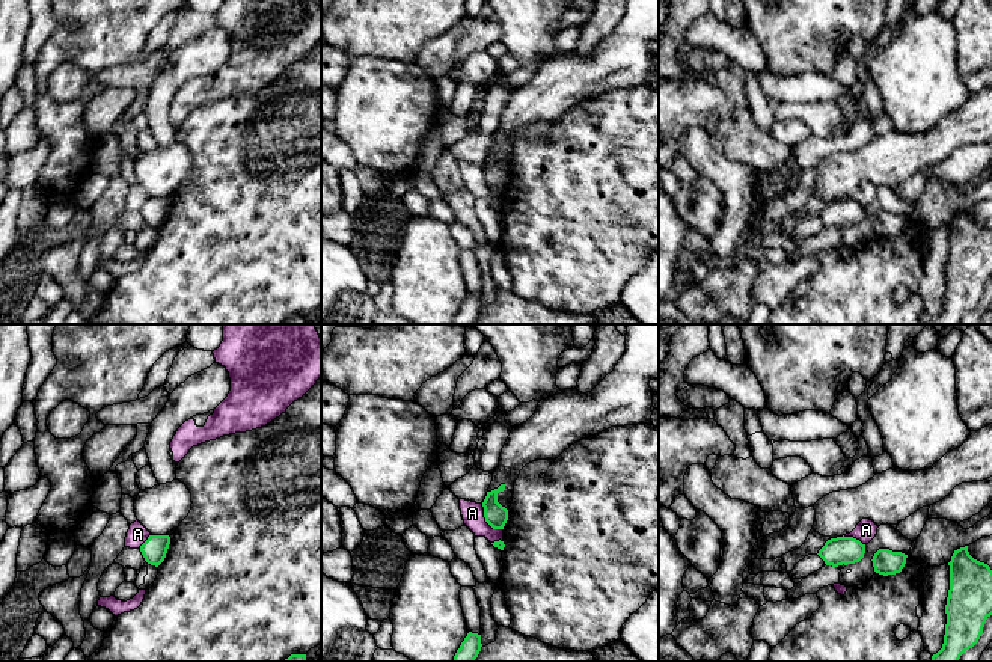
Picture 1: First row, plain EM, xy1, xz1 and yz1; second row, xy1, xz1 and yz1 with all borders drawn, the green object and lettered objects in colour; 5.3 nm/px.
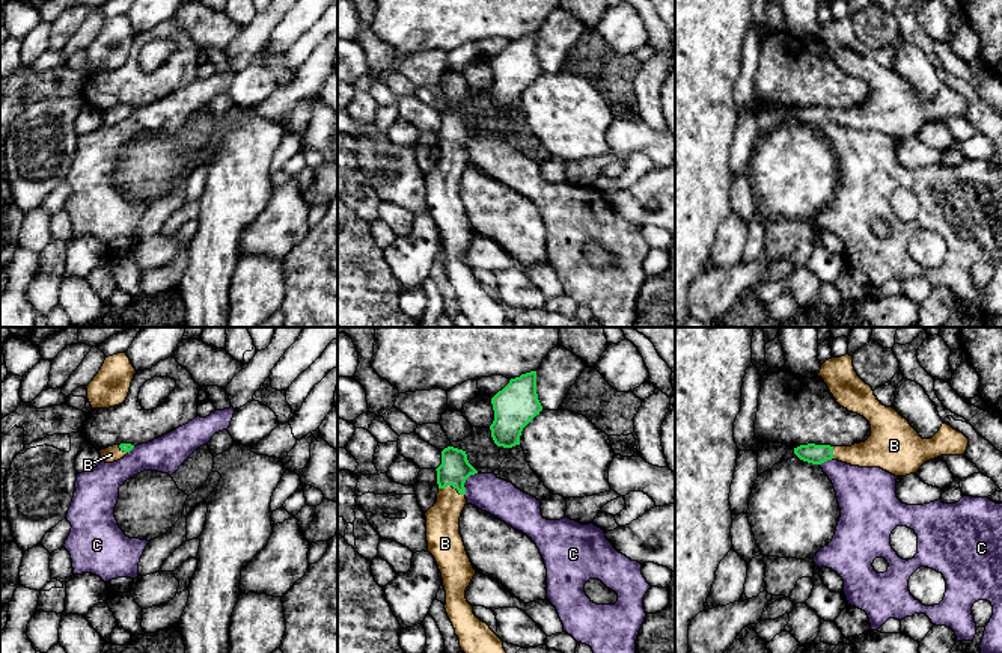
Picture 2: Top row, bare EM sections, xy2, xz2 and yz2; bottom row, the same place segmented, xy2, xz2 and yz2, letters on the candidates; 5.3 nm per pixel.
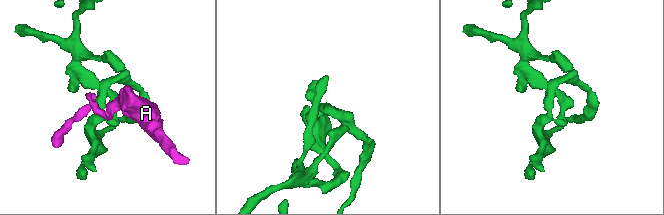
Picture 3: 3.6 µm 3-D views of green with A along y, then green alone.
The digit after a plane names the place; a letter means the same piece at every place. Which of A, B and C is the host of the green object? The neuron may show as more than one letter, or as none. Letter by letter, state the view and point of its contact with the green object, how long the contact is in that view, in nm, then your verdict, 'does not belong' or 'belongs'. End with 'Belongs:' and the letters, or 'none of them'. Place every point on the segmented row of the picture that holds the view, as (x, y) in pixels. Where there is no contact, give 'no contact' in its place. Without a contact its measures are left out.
A: contact xz1 (486, 521); length 180 nm; does not belong
B: contact xz2 (452, 486); length 150 nm; belongs
C: contact xz2 (464, 481); length 140 nm; does not belong
Belongs: B

